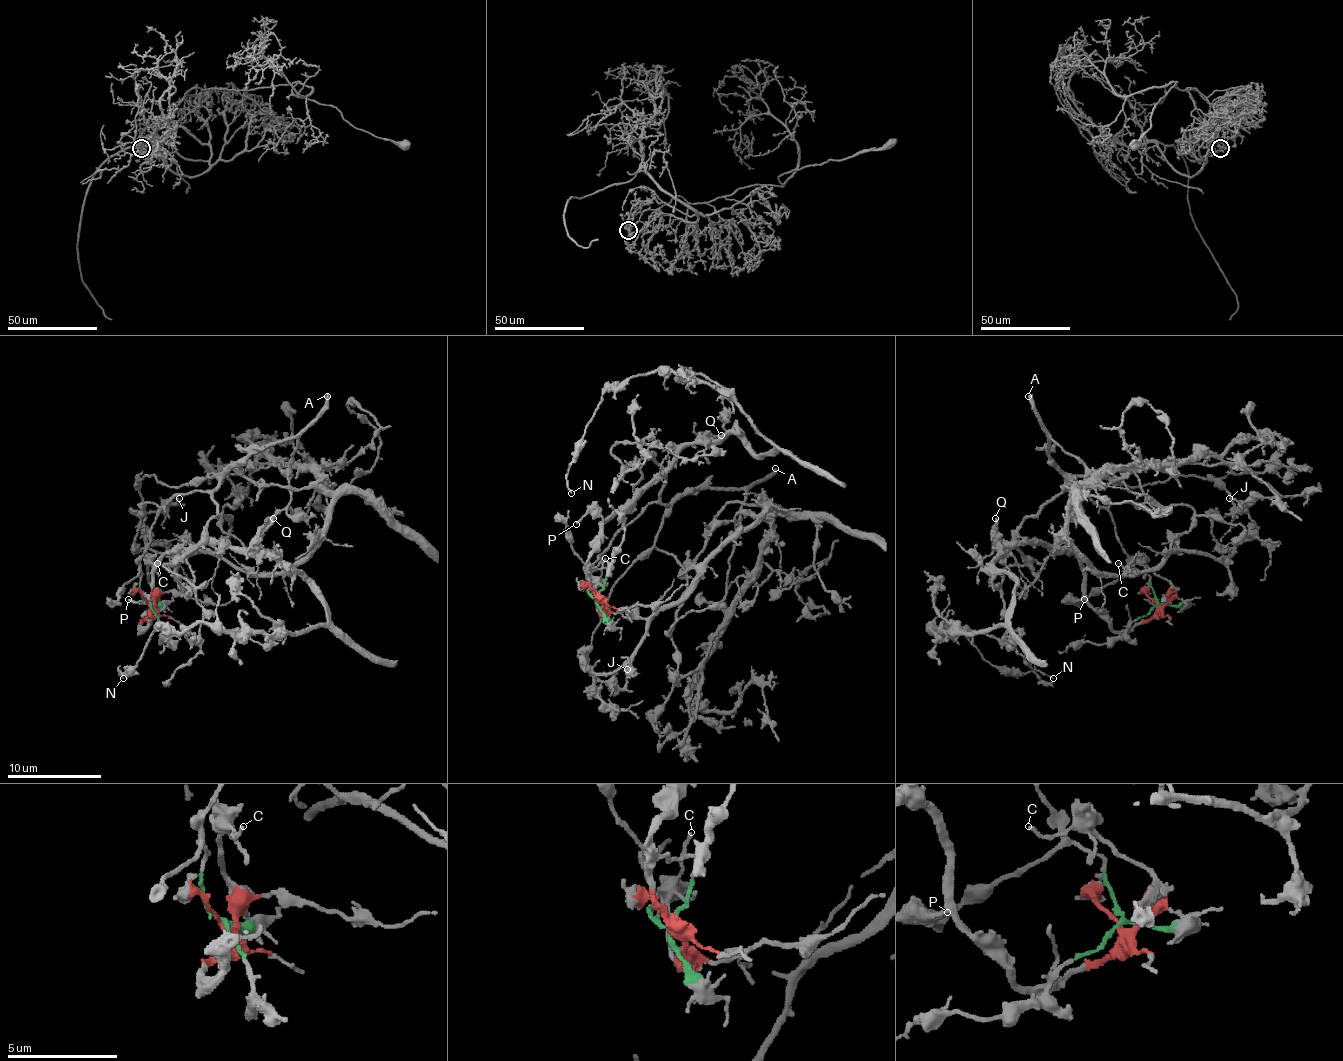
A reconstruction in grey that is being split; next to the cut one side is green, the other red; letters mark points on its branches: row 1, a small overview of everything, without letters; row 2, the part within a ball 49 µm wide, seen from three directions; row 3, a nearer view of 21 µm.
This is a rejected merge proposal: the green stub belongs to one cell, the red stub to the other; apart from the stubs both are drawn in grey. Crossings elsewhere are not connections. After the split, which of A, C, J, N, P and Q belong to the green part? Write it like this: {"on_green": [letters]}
{"on_green": ["A", "J"]}

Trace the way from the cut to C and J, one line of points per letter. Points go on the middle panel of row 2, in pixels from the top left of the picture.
C: (598, 597), (602, 606), (600, 611), (595, 590), (600, 583), (605, 557)
J: (598, 597), (588, 569), (649, 503), (666, 508), (588, 651), (595, 677), (621, 689), (626, 670)

